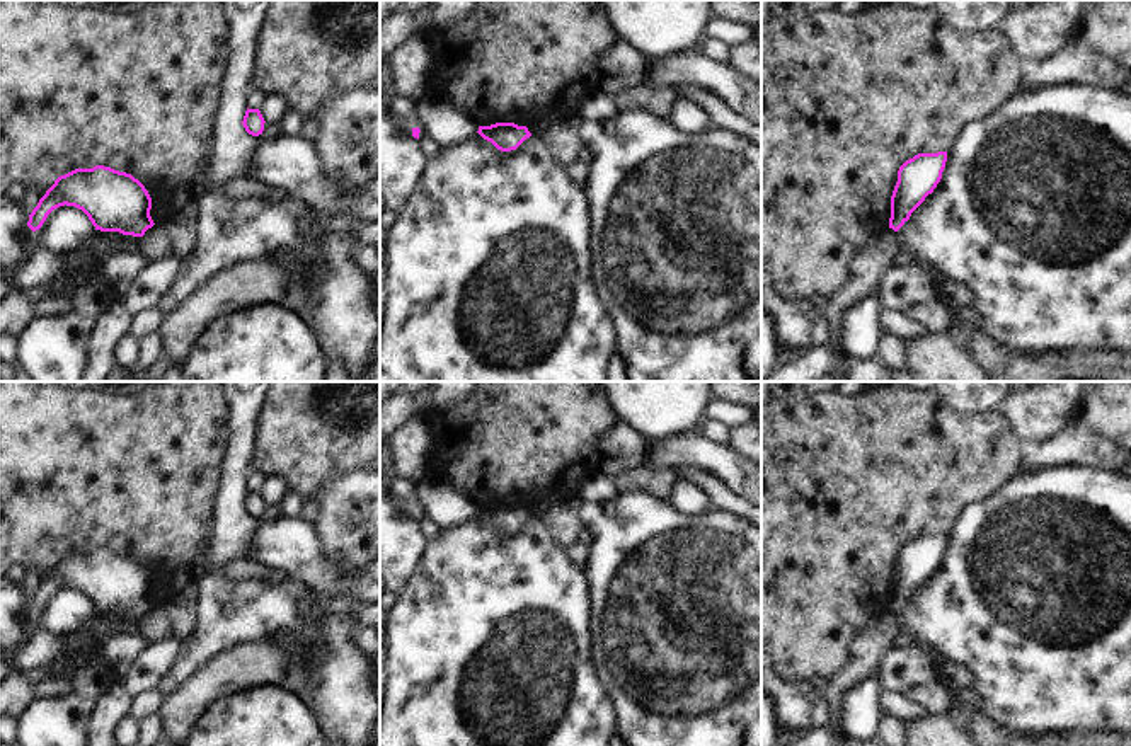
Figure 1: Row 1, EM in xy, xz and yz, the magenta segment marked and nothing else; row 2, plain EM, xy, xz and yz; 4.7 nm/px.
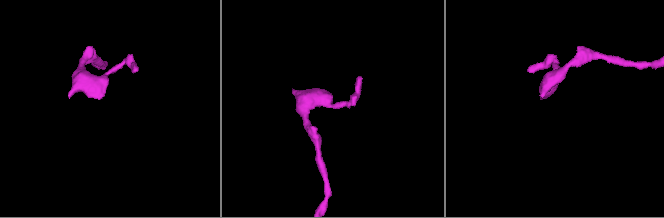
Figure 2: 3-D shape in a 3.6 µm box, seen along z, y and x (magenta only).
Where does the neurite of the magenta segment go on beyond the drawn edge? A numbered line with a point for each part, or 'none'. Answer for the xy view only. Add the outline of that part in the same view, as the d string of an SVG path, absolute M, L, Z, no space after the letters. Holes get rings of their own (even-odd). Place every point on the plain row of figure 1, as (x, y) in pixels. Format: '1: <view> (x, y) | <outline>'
1: xy (33, 619) | M29 608L26 610L26 617L27 617L27 628L34 630L37 627L37 623L41 622L43 617L43 610L32 613Z

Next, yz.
none

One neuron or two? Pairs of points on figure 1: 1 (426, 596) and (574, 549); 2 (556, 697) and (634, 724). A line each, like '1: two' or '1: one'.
1: two
2: two

